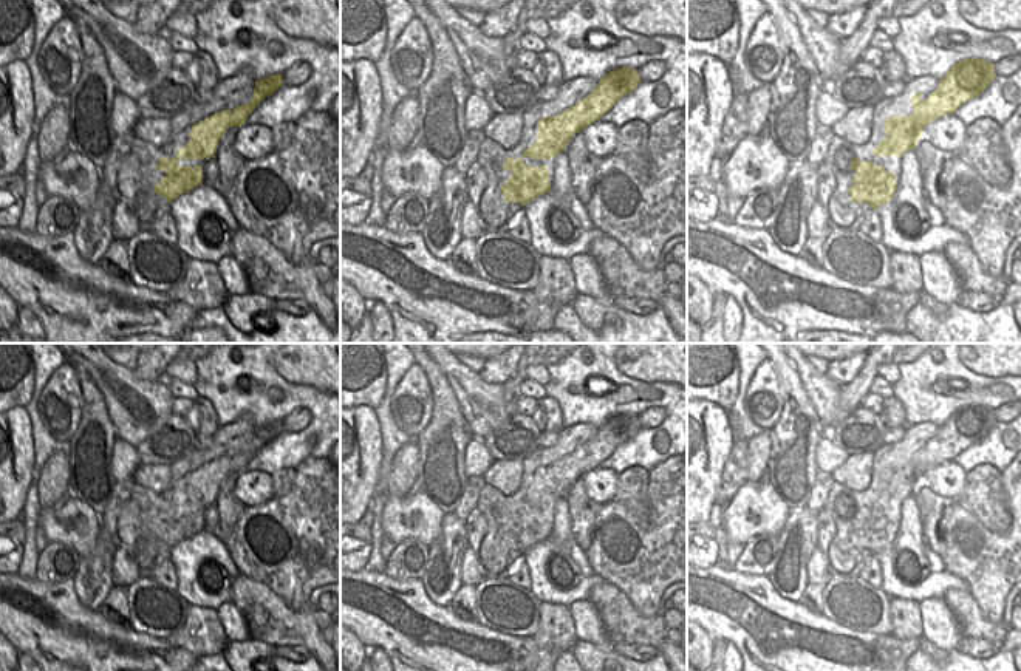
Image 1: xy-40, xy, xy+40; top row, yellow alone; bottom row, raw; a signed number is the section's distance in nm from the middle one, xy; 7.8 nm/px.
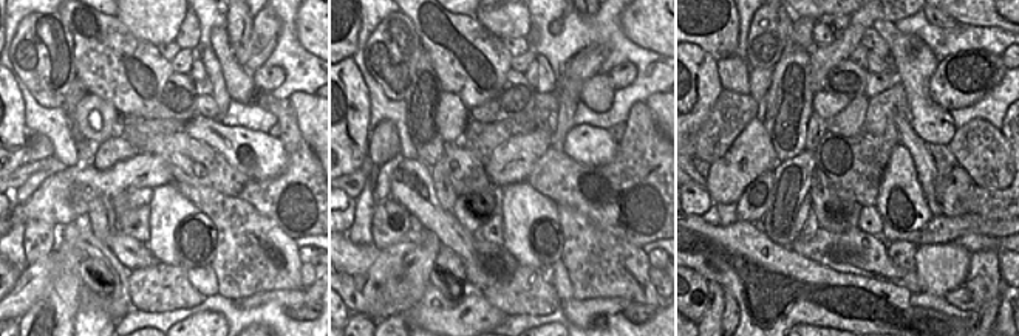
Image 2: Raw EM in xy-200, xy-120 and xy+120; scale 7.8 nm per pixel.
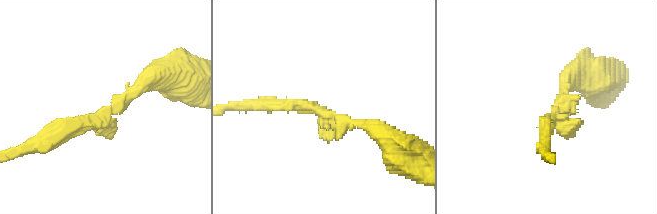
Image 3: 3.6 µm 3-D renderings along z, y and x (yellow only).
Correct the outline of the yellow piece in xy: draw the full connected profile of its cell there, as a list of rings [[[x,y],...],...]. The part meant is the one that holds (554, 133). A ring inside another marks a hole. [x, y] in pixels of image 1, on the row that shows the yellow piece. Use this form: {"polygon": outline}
{"polygon": [[[622,66],[602,77],[596,90],[558,116],[538,121],[537,142],[523,152],[523,158],[551,159],[566,145],[575,133],[599,121],[614,104],[630,94],[640,83],[639,70]]]}

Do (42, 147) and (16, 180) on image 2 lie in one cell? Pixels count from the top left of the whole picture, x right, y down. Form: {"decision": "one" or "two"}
{"decision": "two"}

